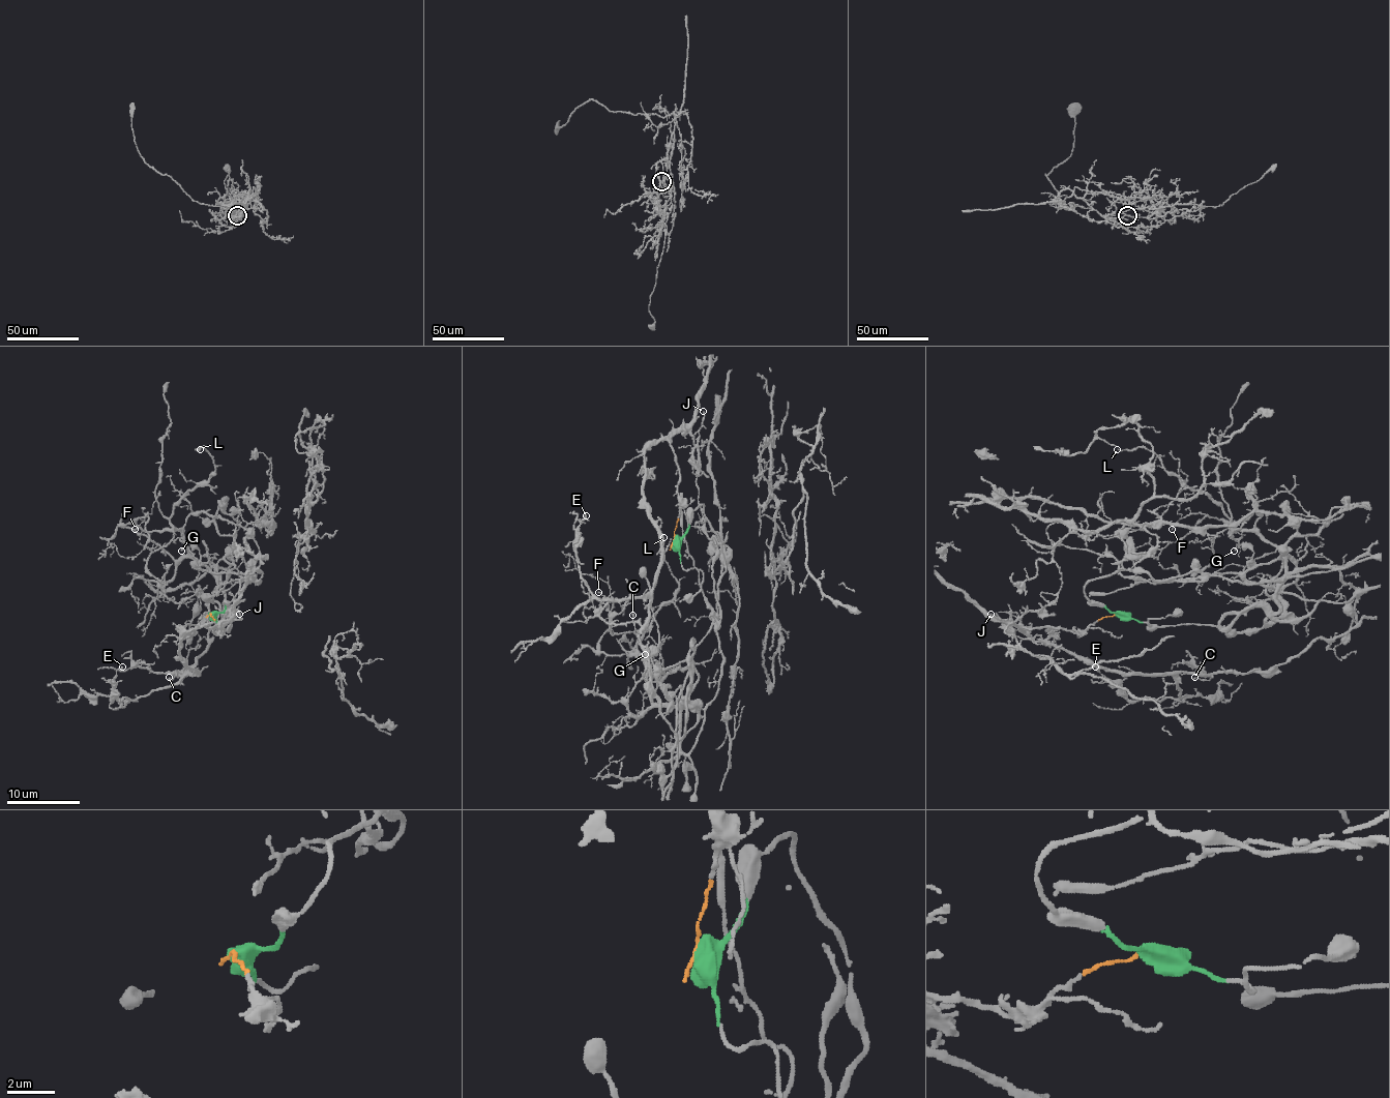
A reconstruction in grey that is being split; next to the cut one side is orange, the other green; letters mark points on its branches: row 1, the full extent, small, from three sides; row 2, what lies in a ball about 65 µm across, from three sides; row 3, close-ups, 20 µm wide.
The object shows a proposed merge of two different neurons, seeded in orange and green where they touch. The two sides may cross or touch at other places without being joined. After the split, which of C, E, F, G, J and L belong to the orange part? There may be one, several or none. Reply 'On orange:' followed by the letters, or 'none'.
On orange: C, E, J

